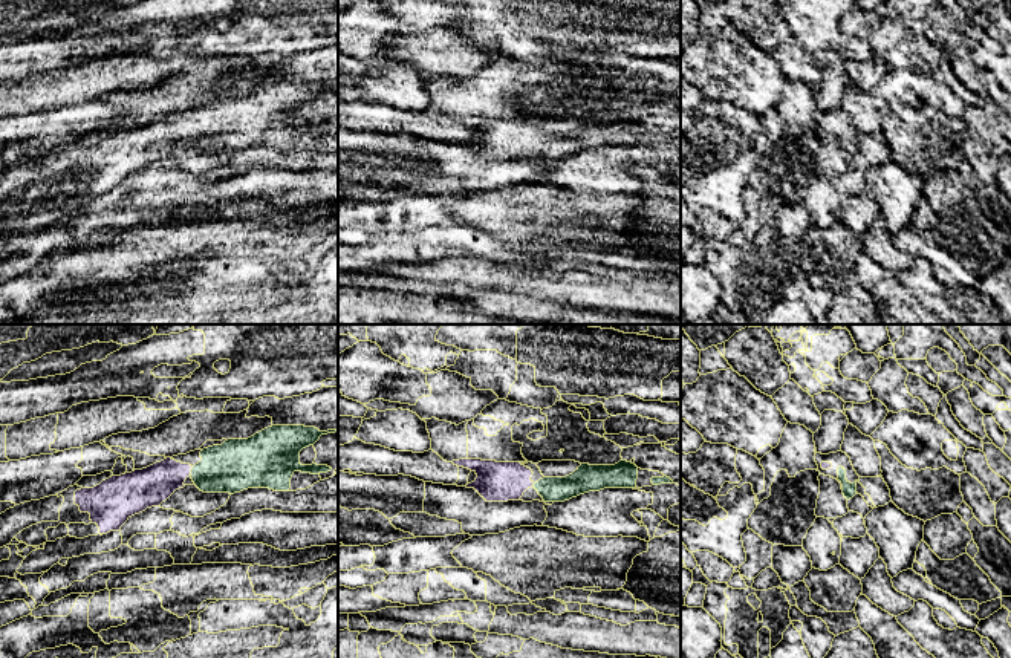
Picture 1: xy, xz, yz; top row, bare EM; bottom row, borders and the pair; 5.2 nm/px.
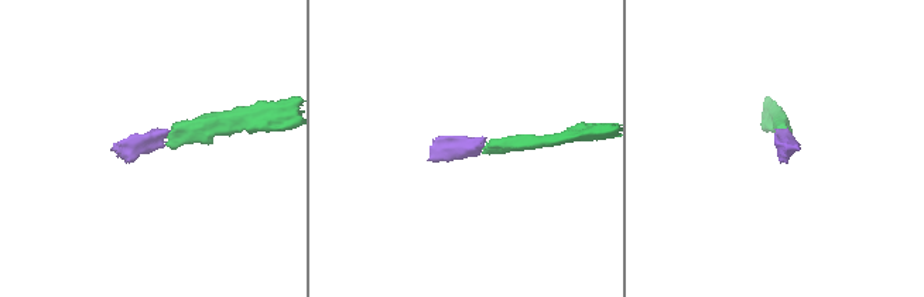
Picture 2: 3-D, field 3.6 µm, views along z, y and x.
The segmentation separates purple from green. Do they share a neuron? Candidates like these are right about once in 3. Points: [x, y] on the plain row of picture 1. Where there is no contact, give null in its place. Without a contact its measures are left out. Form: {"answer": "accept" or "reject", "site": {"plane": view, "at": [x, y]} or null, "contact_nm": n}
{"answer": "accept", "site": {"plane": "xy", "at": [190, 127]}, "contact_nm": 40}

